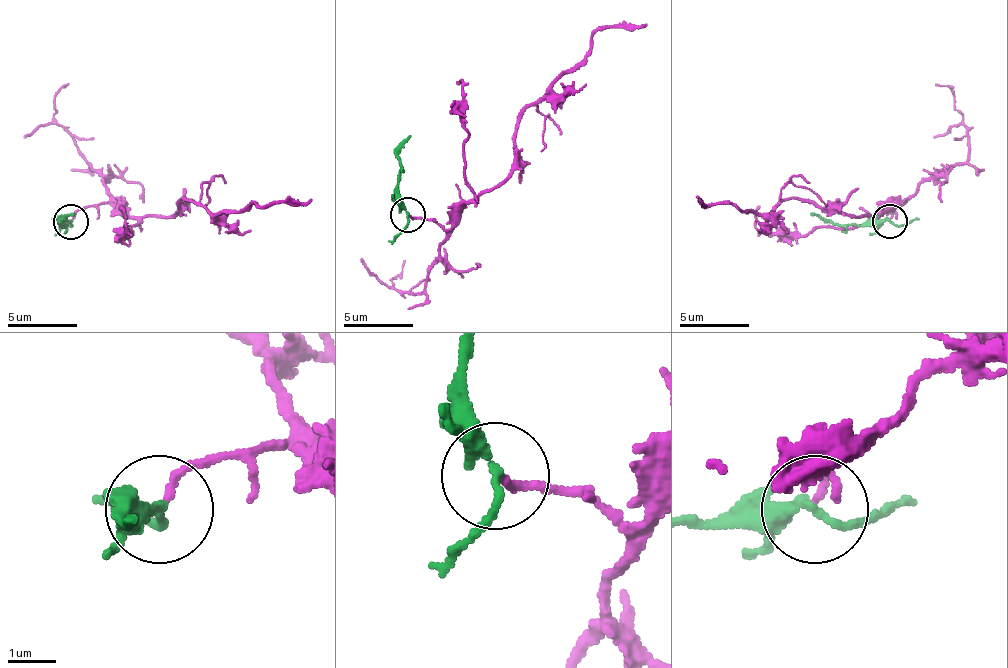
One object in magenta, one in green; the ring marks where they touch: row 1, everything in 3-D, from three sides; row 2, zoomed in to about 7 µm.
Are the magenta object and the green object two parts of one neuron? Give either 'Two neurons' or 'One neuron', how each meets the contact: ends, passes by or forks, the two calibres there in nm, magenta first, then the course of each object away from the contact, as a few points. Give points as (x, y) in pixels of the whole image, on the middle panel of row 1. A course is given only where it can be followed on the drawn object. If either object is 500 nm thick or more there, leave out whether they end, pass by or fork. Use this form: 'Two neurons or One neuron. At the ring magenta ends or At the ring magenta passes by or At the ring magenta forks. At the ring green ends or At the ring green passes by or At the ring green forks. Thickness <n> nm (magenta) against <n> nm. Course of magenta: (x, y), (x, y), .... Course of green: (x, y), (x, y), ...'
One neuron. At the ring magenta ends. At the ring green passes by. Thickness 150 nm (magenta) against 200 nm. Course of magenta: (408, 214), (446, 224), (467, 204), (509, 172), (519, 117), (589, 51), (599, 30), (648, 23). Course of green: (408, 214), (398, 190), (398, 158), (412, 134)

